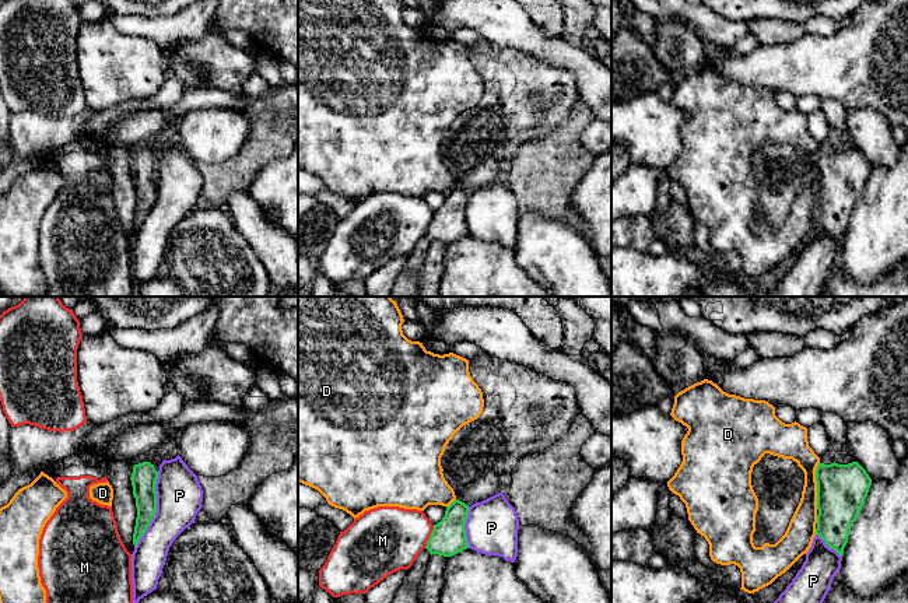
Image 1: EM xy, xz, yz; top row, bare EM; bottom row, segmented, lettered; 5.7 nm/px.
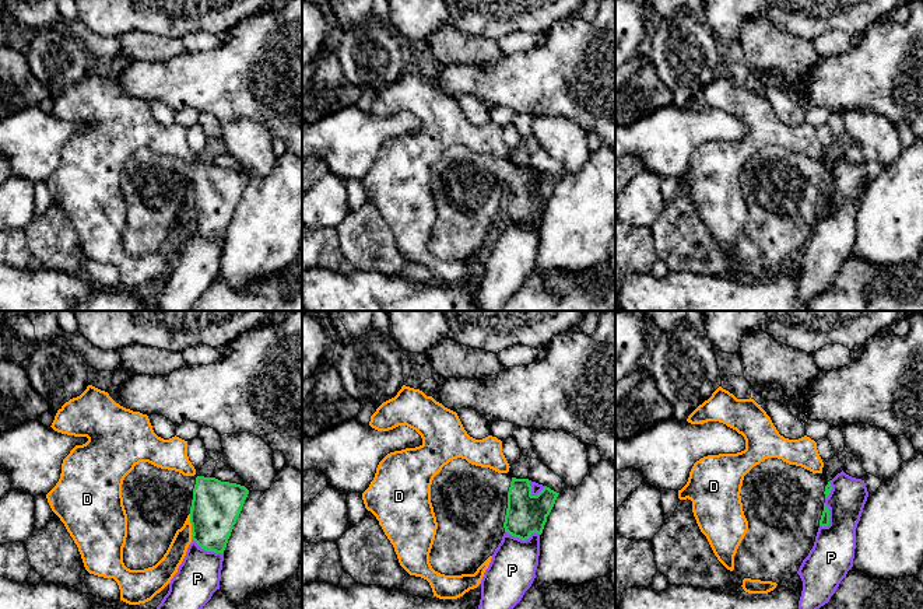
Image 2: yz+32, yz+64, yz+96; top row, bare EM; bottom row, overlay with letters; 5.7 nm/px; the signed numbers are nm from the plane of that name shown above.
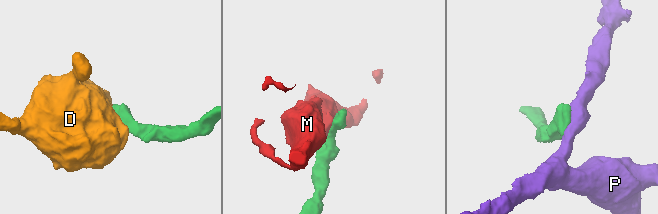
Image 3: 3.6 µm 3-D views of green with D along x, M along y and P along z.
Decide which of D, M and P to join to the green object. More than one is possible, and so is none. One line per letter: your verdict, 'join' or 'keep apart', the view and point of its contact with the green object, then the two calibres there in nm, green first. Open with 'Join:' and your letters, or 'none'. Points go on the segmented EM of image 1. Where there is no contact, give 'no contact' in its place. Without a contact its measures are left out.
Join: none
D: keep apart; meets green in yz at (817, 486); 280 nm thick on the green side, 160 nm on the other
M: keep apart; meets green in xz at (430, 536); 200 nm thick on the green side, 380 nm on the other
P: keep apart; meets green in xy at (155, 509); 150 nm thick on the green side, 260 nm on the other

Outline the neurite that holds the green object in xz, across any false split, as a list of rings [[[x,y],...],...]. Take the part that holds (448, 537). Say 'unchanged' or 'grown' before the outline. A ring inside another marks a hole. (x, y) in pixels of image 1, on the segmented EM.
grown; [[[485,354],[469,361],[469,372],[483,392],[484,407],[477,420],[453,435],[441,457],[444,477],[456,499],[446,506],[442,520],[434,525],[425,547],[431,555],[452,557],[469,548],[464,530],[469,508],[501,492],[499,476],[511,473],[522,457],[540,453],[562,439],[581,413],[574,386],[525,365],[512,365],[508,360]]]

